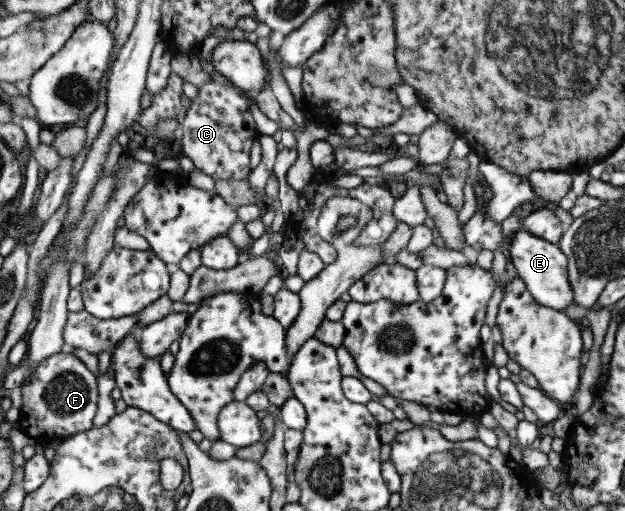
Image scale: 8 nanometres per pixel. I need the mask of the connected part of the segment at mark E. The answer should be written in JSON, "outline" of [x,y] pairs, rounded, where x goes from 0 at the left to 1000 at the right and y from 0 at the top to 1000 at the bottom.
{"outline":[[[840,452],[821,458],[813,477],[813,501],[824,524],[827,542],[840,556],[842,568],[861,597],[901,611],[918,593],[915,566],[906,536],[906,499],[891,479],[872,474]]]}

